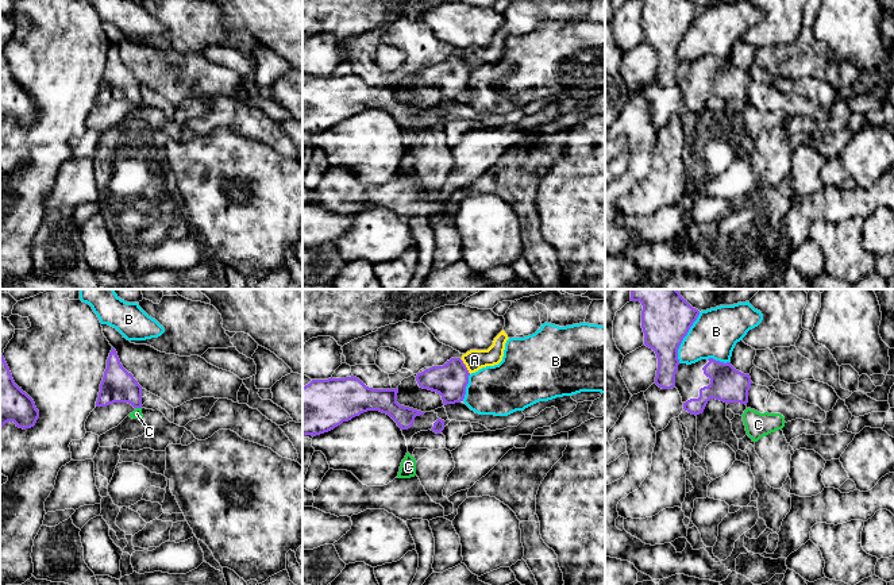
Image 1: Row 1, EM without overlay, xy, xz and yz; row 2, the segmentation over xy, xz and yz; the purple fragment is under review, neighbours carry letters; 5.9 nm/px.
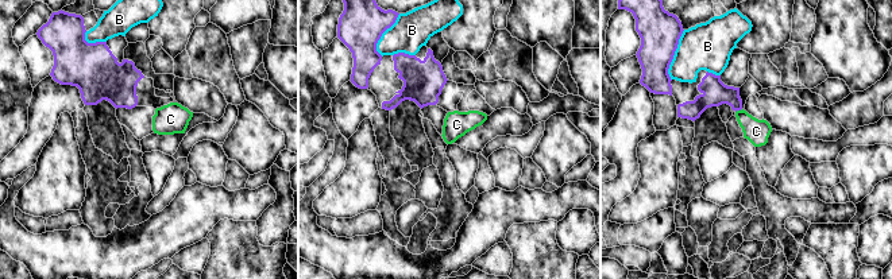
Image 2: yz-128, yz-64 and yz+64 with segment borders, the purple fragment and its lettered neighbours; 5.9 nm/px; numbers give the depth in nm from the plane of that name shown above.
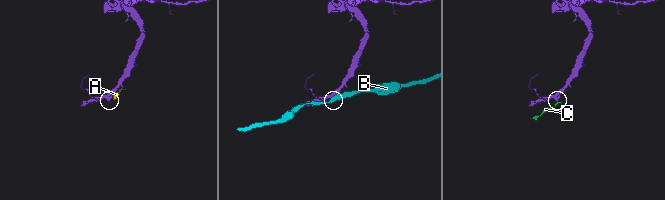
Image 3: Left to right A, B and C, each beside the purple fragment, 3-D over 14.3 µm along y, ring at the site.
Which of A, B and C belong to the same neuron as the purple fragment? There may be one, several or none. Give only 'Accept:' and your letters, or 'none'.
Accept: none

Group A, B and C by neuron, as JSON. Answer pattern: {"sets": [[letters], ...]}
{"sets": [["A", "C"], ["B"]]}

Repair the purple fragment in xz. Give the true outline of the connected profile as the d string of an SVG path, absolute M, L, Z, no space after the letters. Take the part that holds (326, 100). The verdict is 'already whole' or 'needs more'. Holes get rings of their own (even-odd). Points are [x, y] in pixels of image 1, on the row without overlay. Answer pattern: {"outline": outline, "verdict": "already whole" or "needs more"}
{"outline": "M359 76L312 77L303 84L303 132L320 132L367 108L389 112L401 127L425 109L400 103L398 85L373 86Z", "verdict": "already whole"}

